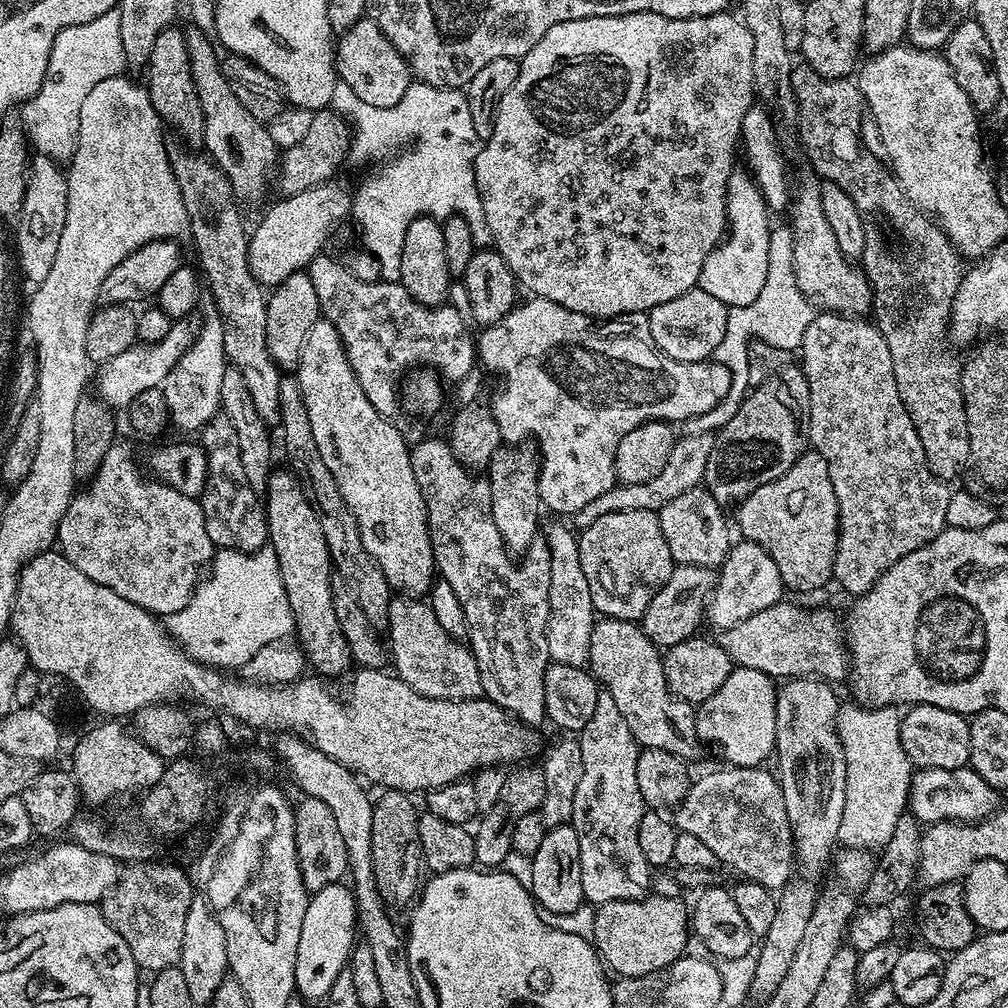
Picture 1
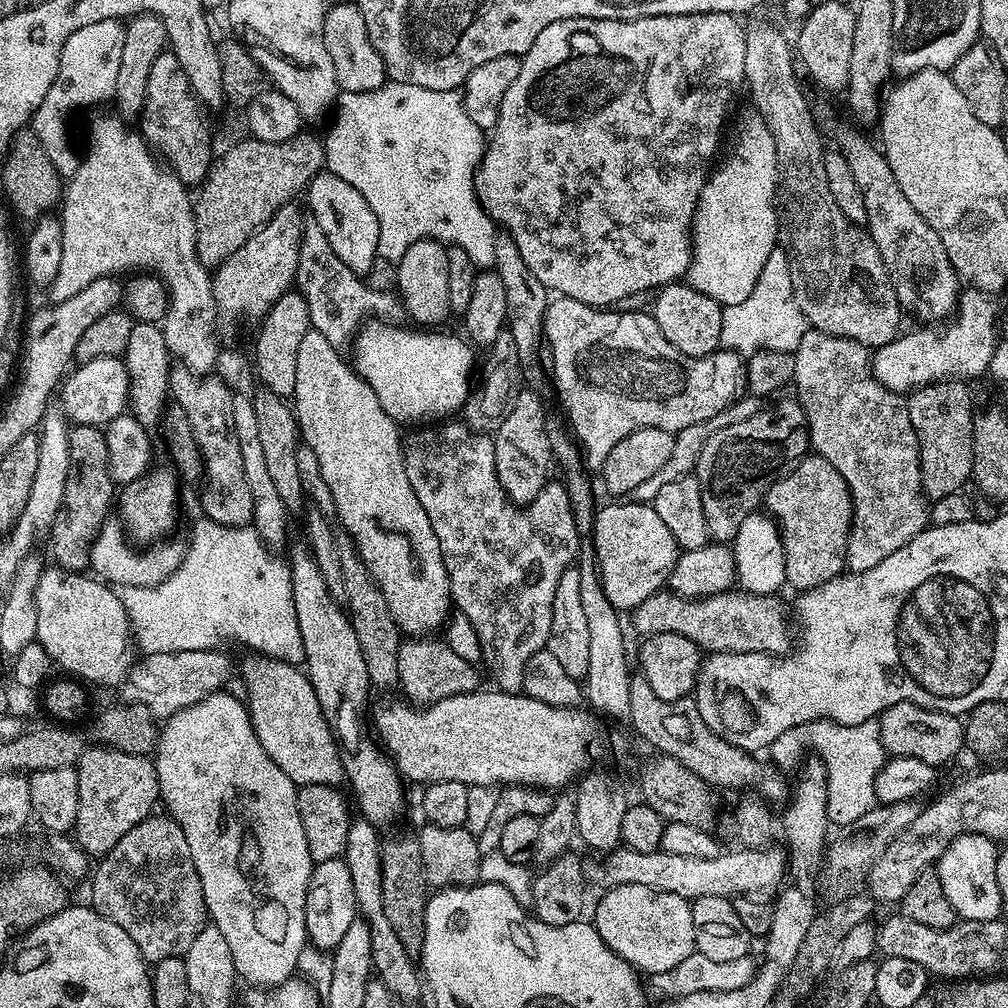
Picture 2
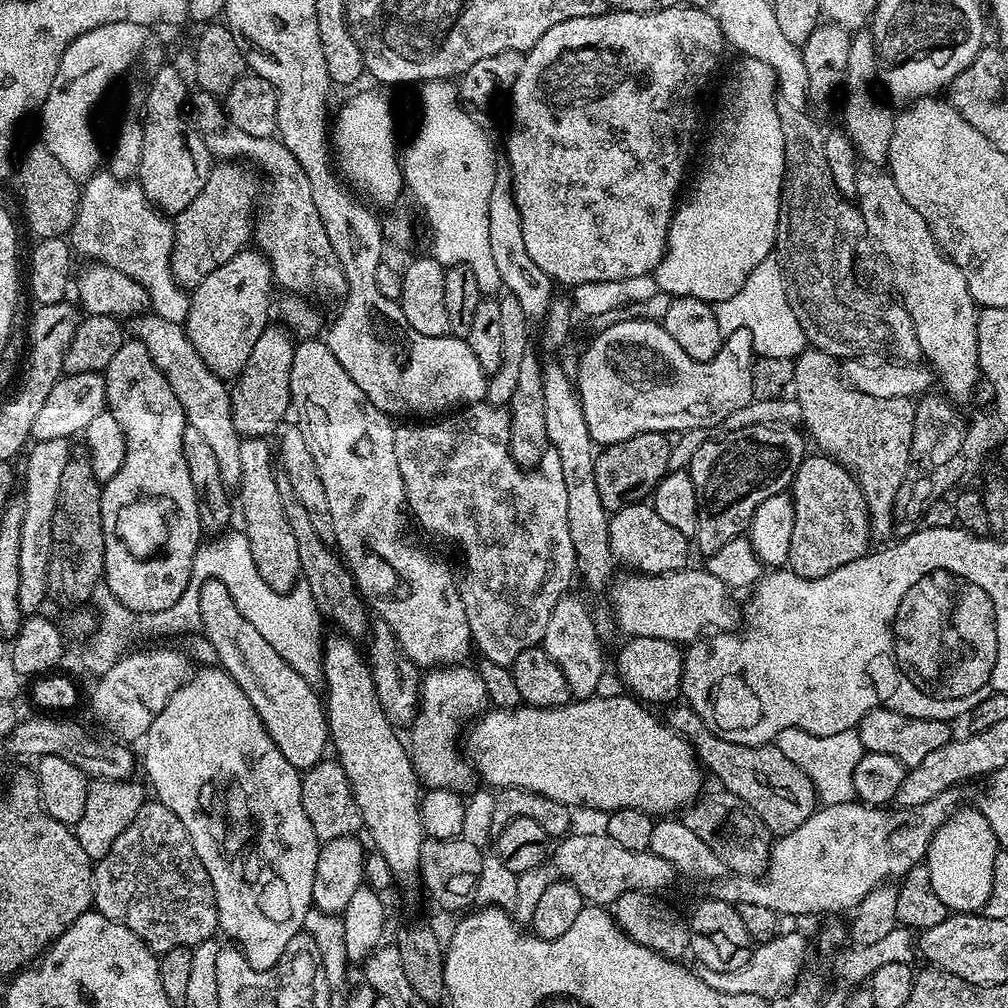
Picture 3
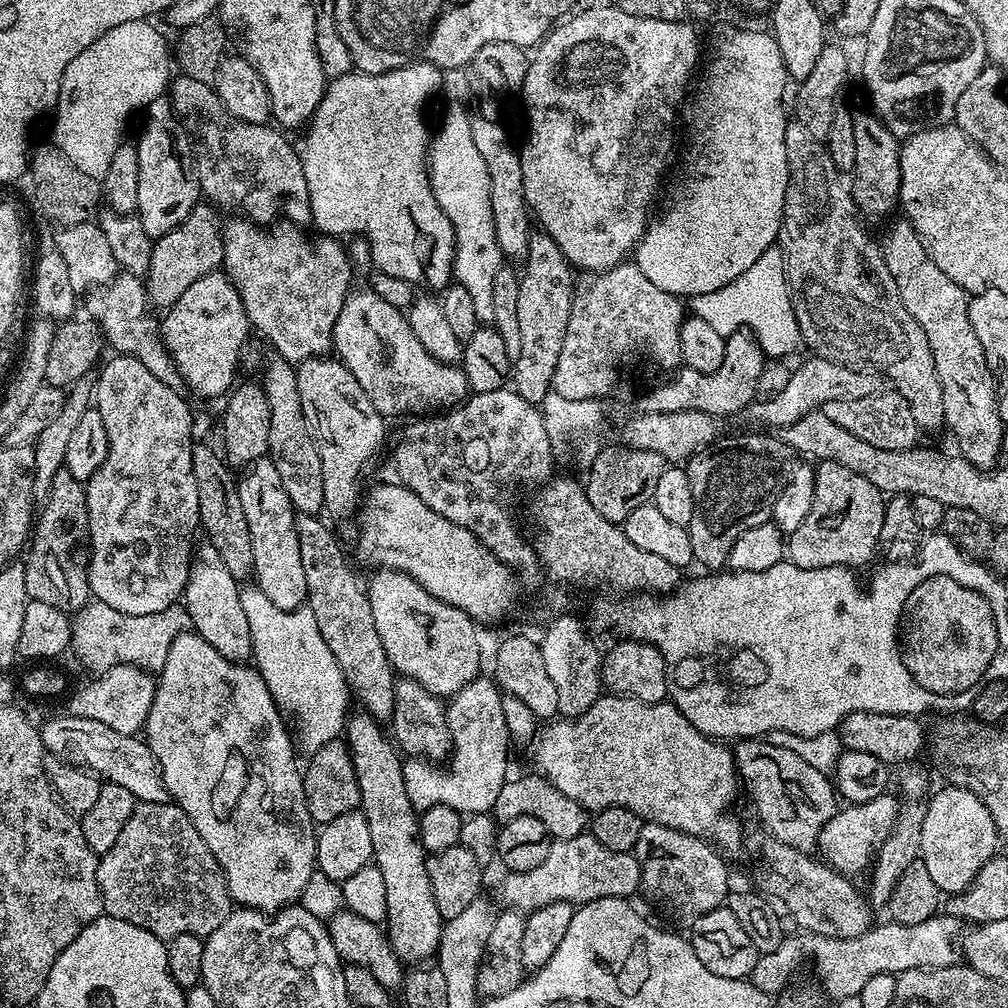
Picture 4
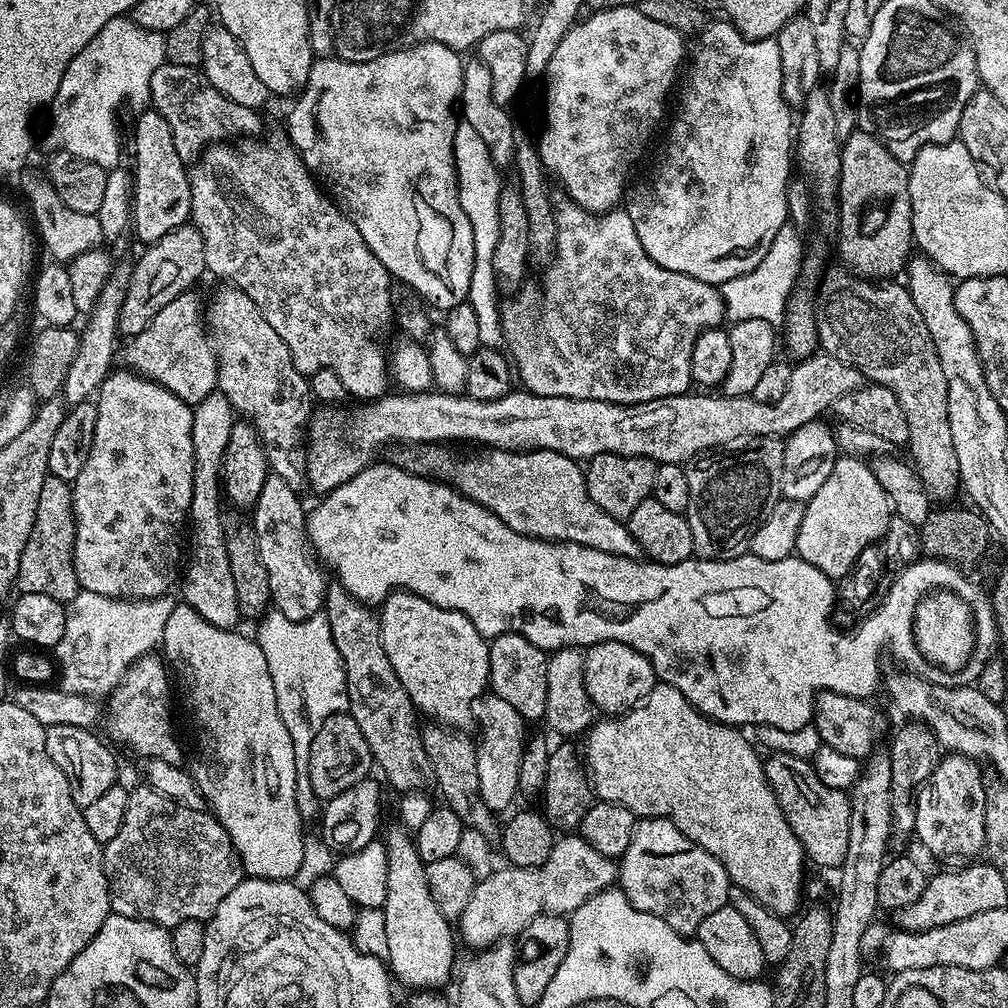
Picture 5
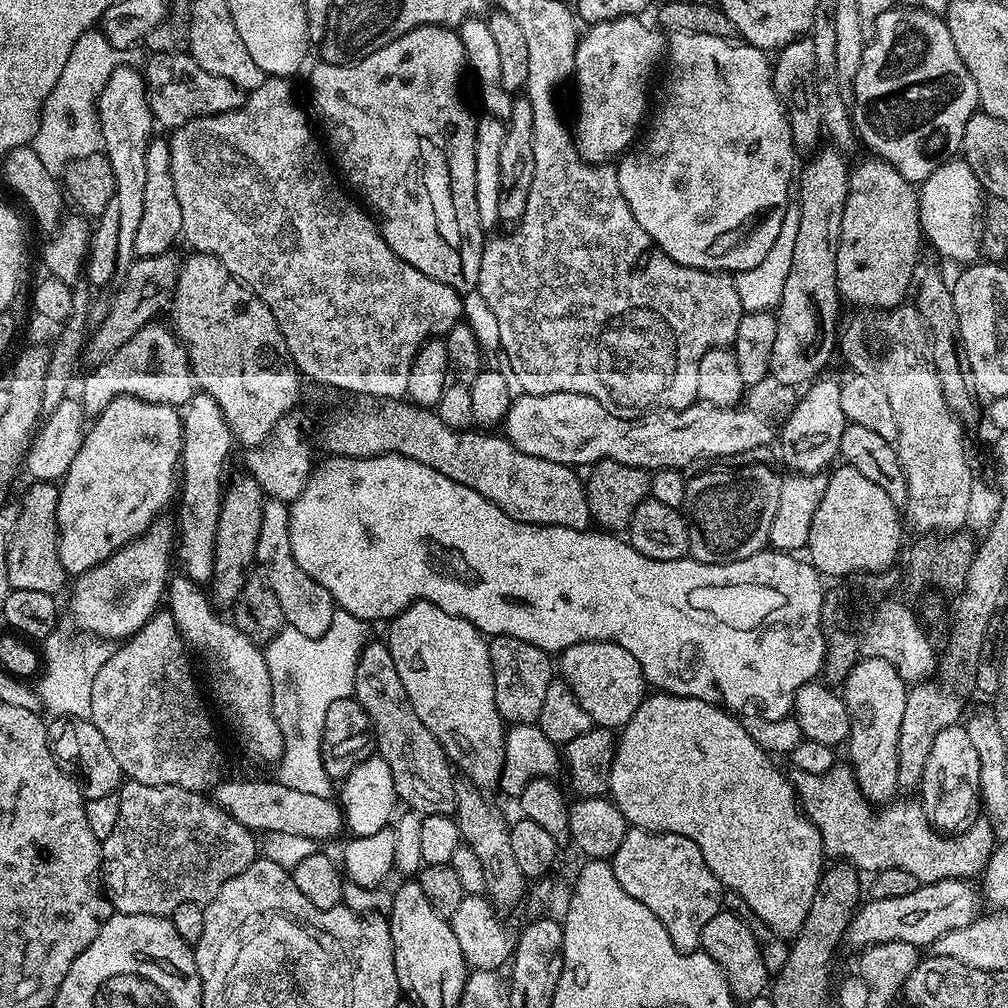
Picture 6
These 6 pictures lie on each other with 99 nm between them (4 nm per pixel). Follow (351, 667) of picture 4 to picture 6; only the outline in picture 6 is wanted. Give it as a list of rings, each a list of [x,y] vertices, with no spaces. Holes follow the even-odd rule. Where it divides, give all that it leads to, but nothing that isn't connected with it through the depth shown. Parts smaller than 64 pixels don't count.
[[[365,643],[360,651],[354,699],[362,706],[362,710],[366,710],[370,732],[374,737],[374,748],[376,744],[375,751],[386,762],[386,766],[390,766],[390,775],[394,777],[394,790],[399,803],[421,814],[437,812],[443,816],[452,816],[456,811],[456,780],[454,769],[448,763],[448,755],[442,750],[434,734],[430,734],[430,730],[422,726],[422,718],[414,714],[414,706],[410,706],[406,686],[402,686],[402,678],[398,678],[398,666],[394,666],[394,658],[390,654],[387,643],[372,643]]]

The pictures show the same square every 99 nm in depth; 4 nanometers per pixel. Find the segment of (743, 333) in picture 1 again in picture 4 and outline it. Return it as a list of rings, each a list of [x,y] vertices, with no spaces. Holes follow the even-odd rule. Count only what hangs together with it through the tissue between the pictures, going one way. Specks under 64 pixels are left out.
[[[778,246],[766,249],[762,258],[758,258],[758,262],[754,262],[754,266],[750,266],[750,270],[746,270],[746,274],[738,274],[738,278],[734,278],[734,282],[730,282],[718,290],[710,290],[710,294],[691,297],[690,308],[695,316],[709,323],[716,333],[722,334],[725,338],[740,328],[747,328],[755,332],[765,357],[788,358],[796,347],[801,347],[800,327],[792,305],[792,293],[788,291],[788,268],[784,264],[784,252]]]

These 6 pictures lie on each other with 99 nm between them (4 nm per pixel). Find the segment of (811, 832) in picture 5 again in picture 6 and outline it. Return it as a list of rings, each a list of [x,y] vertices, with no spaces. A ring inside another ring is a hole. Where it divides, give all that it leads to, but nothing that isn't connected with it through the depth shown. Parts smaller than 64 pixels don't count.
[[[834,766],[824,776],[798,771],[790,776],[796,799],[808,821],[818,830],[829,857],[836,856],[832,858],[847,862],[864,874],[901,868],[914,874],[920,884],[976,878],[987,868],[998,843],[991,819],[977,818],[965,832],[945,834],[929,824],[919,803],[907,804],[900,799],[883,805],[875,816],[873,805],[862,794],[851,767],[840,767]]]

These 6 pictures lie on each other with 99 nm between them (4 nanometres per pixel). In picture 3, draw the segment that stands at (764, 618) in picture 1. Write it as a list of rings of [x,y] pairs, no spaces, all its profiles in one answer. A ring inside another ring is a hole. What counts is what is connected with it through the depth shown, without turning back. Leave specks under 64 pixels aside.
[[[703,567],[691,568],[655,574],[628,570],[625,576],[617,575],[611,581],[608,600],[612,603],[616,624],[625,632],[625,637],[662,638],[684,646],[705,634],[737,627],[736,612],[732,609],[733,593],[728,585]]]

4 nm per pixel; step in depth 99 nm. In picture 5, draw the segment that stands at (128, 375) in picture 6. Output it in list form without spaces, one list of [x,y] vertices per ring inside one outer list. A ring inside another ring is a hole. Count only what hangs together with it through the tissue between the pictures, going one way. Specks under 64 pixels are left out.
[[[189,290],[178,294],[174,302],[162,306],[154,318],[150,318],[150,326],[142,330],[142,334],[131,337],[128,344],[123,345],[122,356],[129,369],[147,376],[156,384],[170,390],[182,402],[194,406],[206,398],[206,394],[217,391],[216,382],[216,349],[206,331],[206,304]]]

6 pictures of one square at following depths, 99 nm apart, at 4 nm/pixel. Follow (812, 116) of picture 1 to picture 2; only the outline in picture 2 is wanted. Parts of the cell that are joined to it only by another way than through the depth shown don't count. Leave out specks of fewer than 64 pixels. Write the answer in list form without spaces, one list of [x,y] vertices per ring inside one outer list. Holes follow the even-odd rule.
[[[939,380],[937,384],[928,384],[924,388],[917,388],[915,392],[907,397],[908,413],[910,414],[910,426],[914,426],[914,434],[918,438],[920,447],[920,487],[929,501],[938,498],[946,498],[946,494],[960,492],[964,483],[971,481],[972,463],[974,462],[974,446],[972,445],[972,418],[974,407],[972,408],[972,396],[968,393],[969,385],[963,380]]]

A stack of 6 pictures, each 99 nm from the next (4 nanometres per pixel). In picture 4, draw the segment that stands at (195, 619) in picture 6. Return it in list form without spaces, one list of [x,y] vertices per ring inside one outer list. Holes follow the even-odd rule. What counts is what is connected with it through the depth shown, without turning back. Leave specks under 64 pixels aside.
[[[195,630],[178,634],[174,642],[170,643],[169,653],[166,655],[165,666],[158,673],[158,683],[155,685],[153,704],[149,708],[146,723],[146,742],[154,754],[154,758],[160,763],[160,778],[164,781],[171,799],[189,816],[210,854],[220,864],[220,870],[224,874],[224,880],[228,883],[228,893],[237,905],[246,908],[257,908],[260,912],[275,914],[282,908],[295,905],[300,896],[306,890],[312,873],[317,871],[316,866],[316,838],[317,833],[311,832],[303,820],[308,816],[308,807],[304,797],[304,778],[301,769],[296,769],[296,752],[293,737],[284,729],[285,717],[275,700],[272,699],[266,682],[260,677],[255,667],[244,662],[227,660],[206,638],[202,638]]]

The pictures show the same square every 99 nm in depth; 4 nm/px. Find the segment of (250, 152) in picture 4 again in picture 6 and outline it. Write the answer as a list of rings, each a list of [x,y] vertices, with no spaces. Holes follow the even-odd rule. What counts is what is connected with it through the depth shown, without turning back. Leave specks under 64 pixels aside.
[[[184,50],[178,52],[153,52],[147,57],[148,65],[142,68],[144,89],[153,121],[167,130],[180,128],[199,116],[217,116],[241,108],[246,99],[244,89],[234,86],[227,78],[218,78],[210,70],[202,70],[198,62]]]

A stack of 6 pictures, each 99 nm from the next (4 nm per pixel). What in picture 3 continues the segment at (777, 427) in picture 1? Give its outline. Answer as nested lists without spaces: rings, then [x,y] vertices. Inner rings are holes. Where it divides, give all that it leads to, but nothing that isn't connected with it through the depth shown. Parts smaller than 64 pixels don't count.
[[[750,426],[742,430],[734,430],[717,435],[715,439],[702,443],[695,451],[693,460],[689,462],[687,471],[692,476],[694,490],[698,498],[698,526],[694,537],[694,544],[701,548],[705,557],[714,554],[714,550],[722,550],[726,542],[736,536],[745,535],[752,515],[766,502],[766,498],[781,495],[791,485],[796,476],[798,466],[804,461],[806,449],[803,431],[792,426],[767,428],[766,426]]]

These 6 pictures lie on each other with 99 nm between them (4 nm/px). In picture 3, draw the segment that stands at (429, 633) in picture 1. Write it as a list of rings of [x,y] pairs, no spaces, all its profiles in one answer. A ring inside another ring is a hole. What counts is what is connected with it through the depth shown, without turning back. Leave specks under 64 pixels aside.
[[[441,666],[423,673],[420,681],[420,707],[410,726],[410,755],[421,785],[449,788],[461,794],[473,787],[474,769],[465,757],[464,760],[460,757],[456,749],[456,735],[460,732],[460,724],[467,725],[473,718],[479,717],[489,703],[479,671],[475,667],[464,667],[468,666]]]

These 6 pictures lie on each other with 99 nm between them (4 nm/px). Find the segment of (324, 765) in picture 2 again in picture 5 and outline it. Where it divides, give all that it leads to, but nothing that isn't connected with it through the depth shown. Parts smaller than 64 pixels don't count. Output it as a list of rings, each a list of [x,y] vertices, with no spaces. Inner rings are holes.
[[[219,390],[206,394],[202,402],[192,408],[192,437],[194,438],[194,482],[190,494],[190,510],[188,511],[188,524],[190,536],[192,532],[192,545],[186,548],[186,563],[182,568],[182,584],[184,580],[183,603],[189,604],[210,626],[235,629],[241,623],[238,594],[234,586],[234,574],[230,574],[230,558],[226,558],[226,538],[224,537],[224,521],[226,512],[220,509],[222,504],[222,462],[226,454],[226,442],[230,442],[230,430],[236,424],[237,413],[232,411],[232,404]]]

